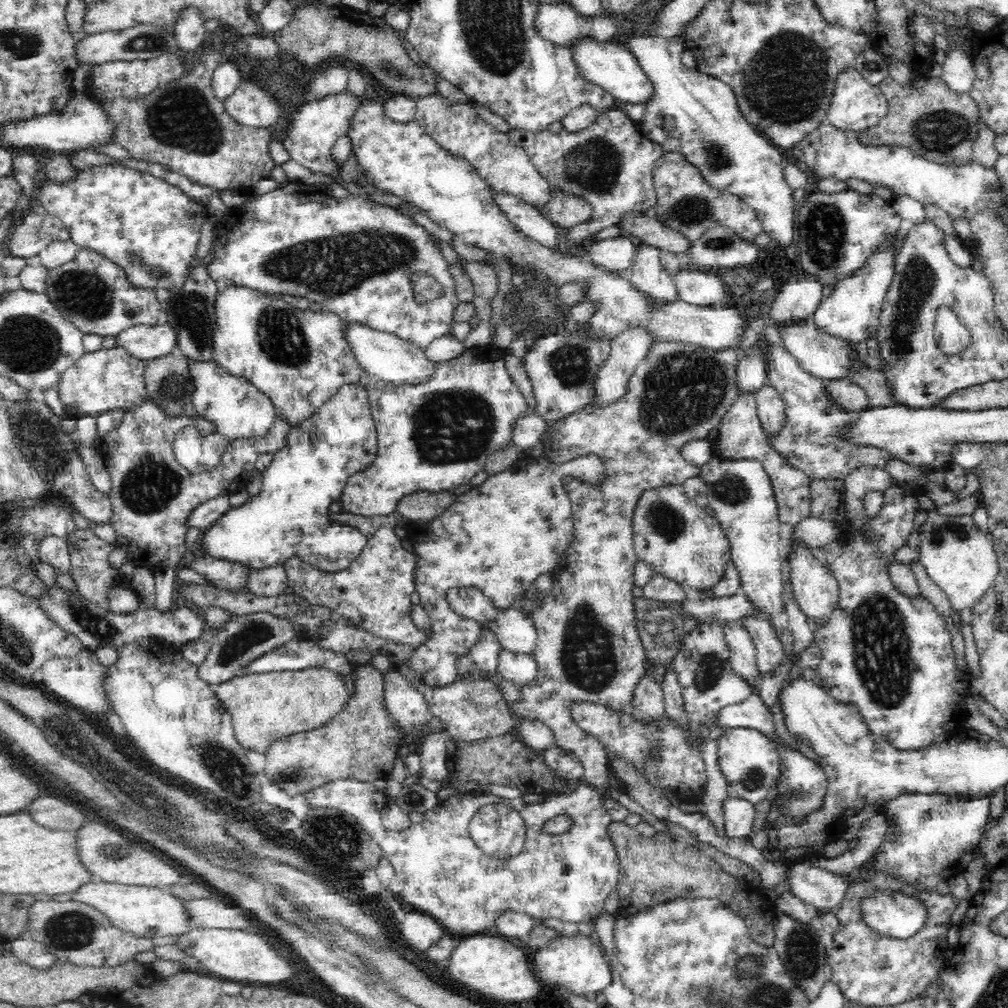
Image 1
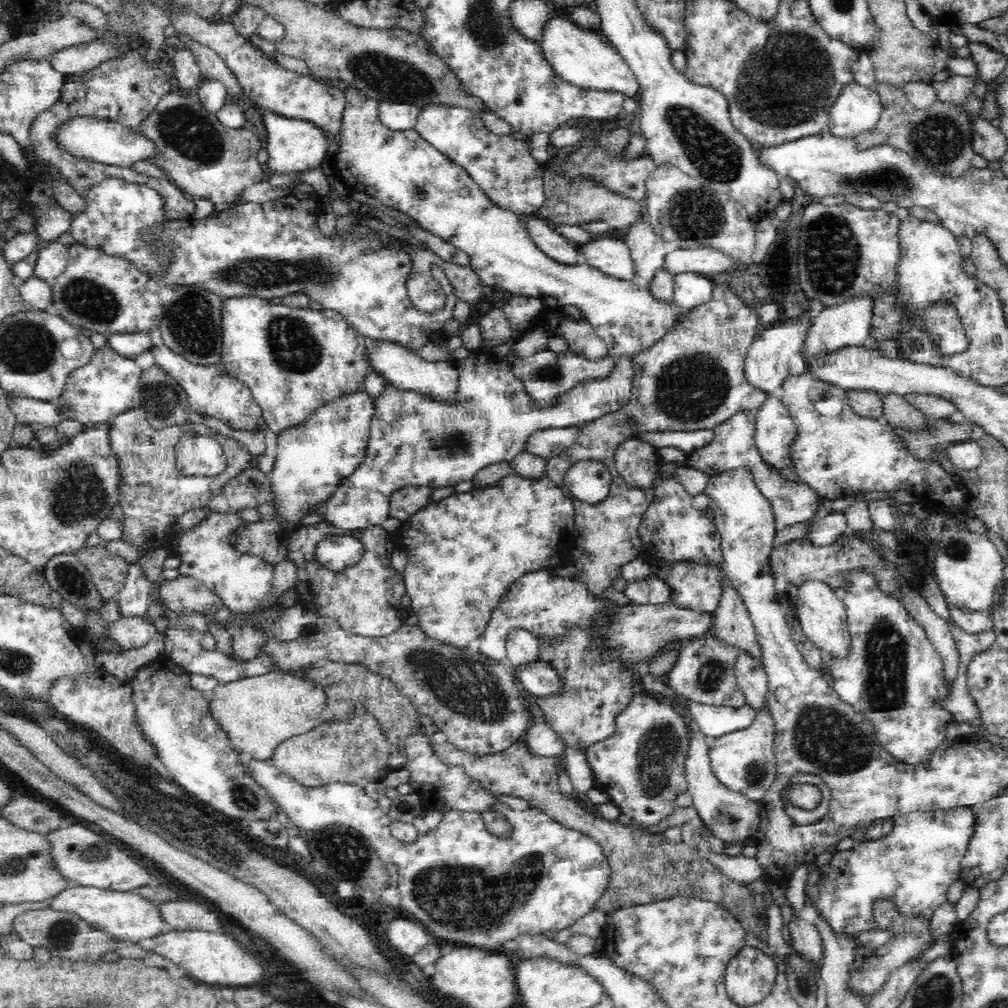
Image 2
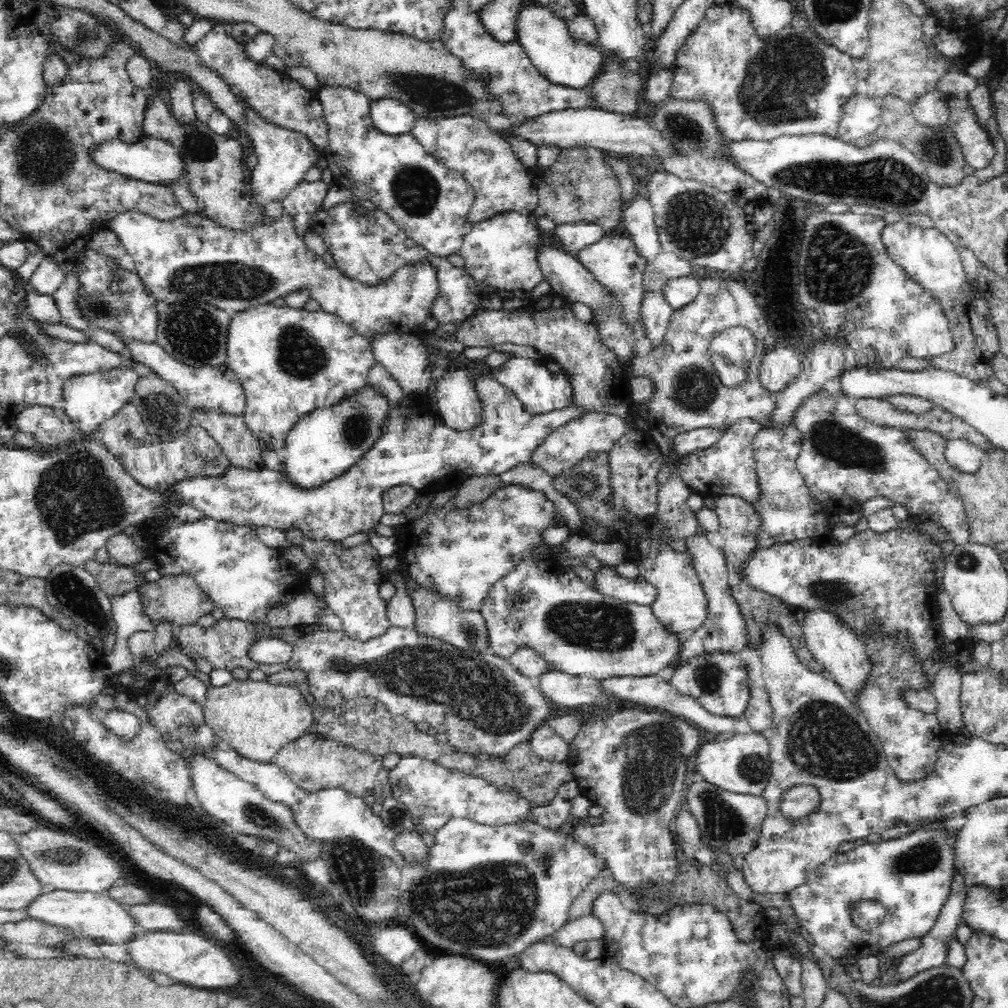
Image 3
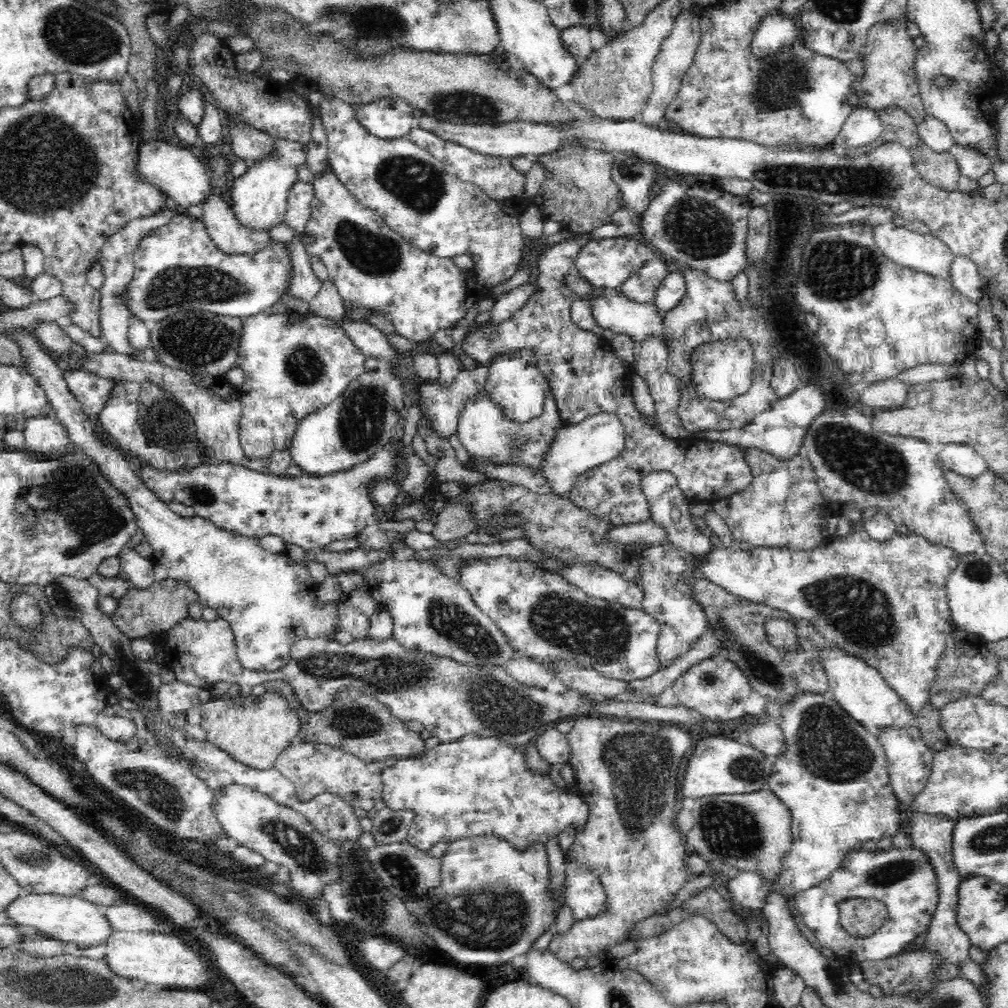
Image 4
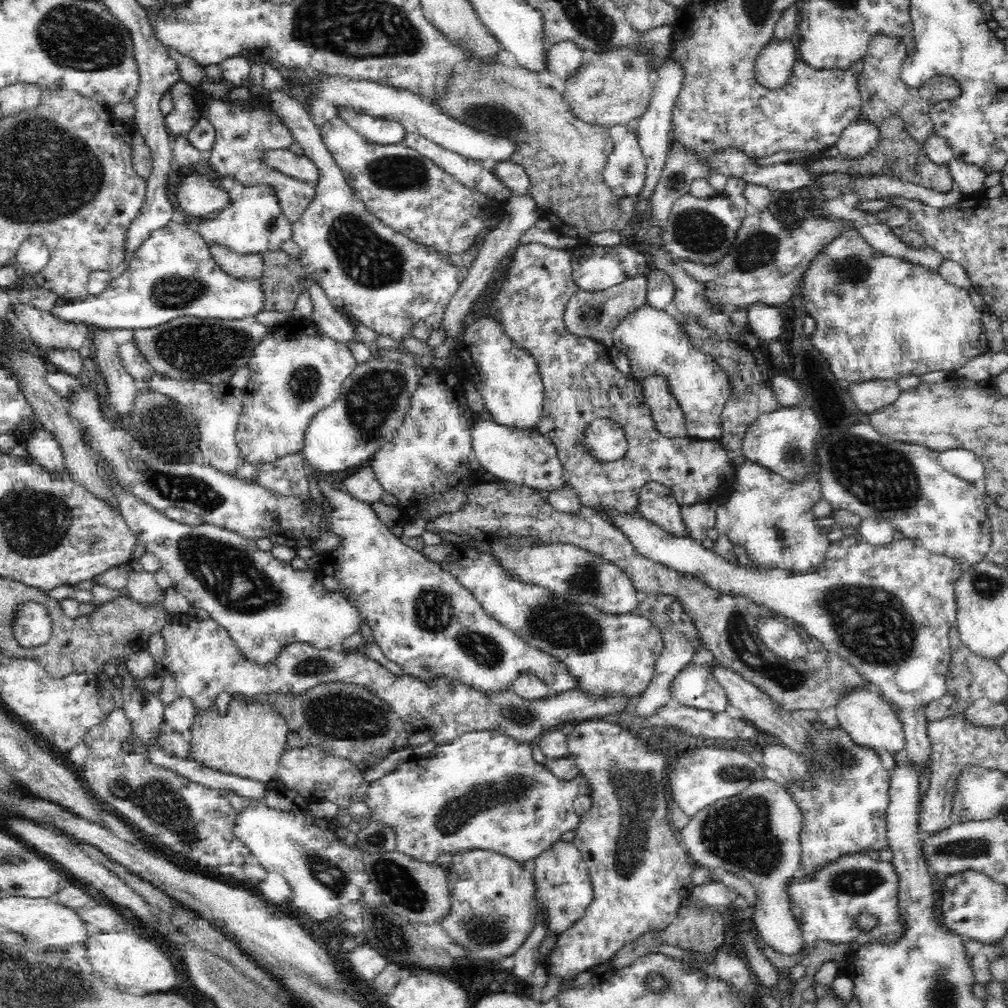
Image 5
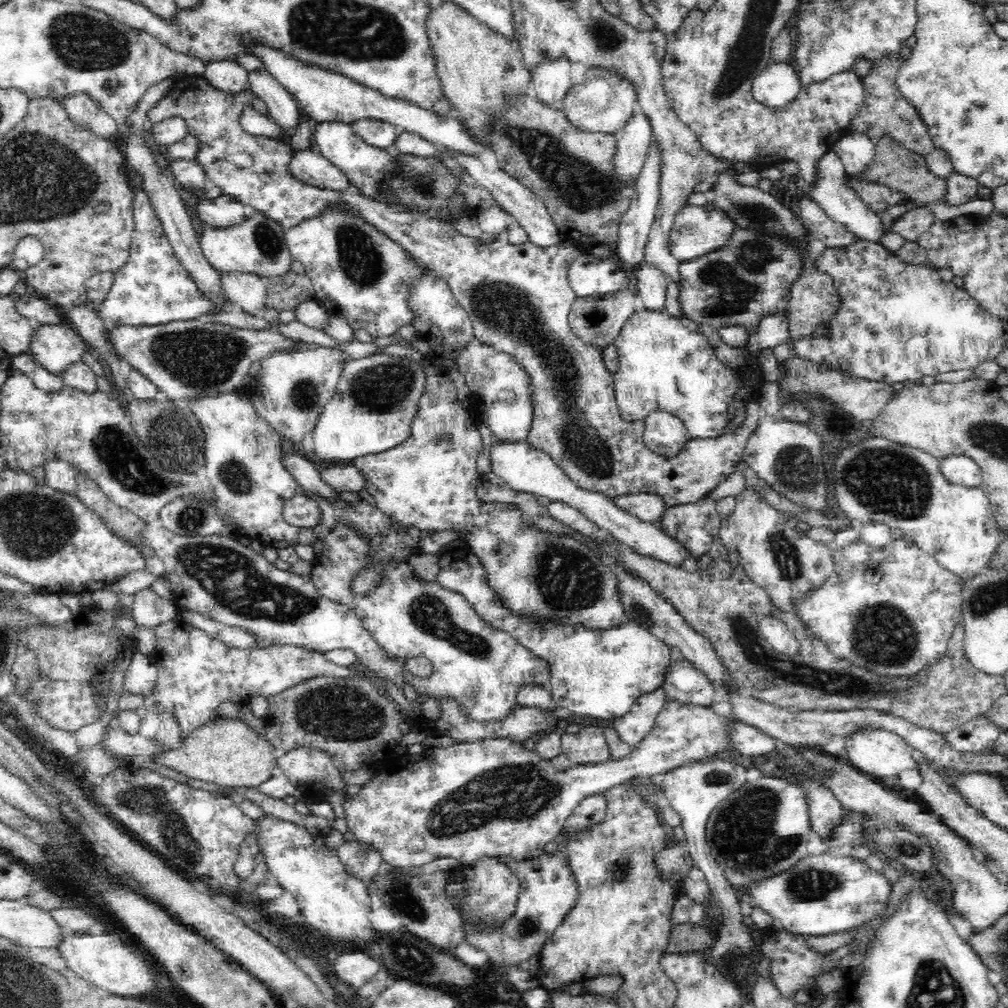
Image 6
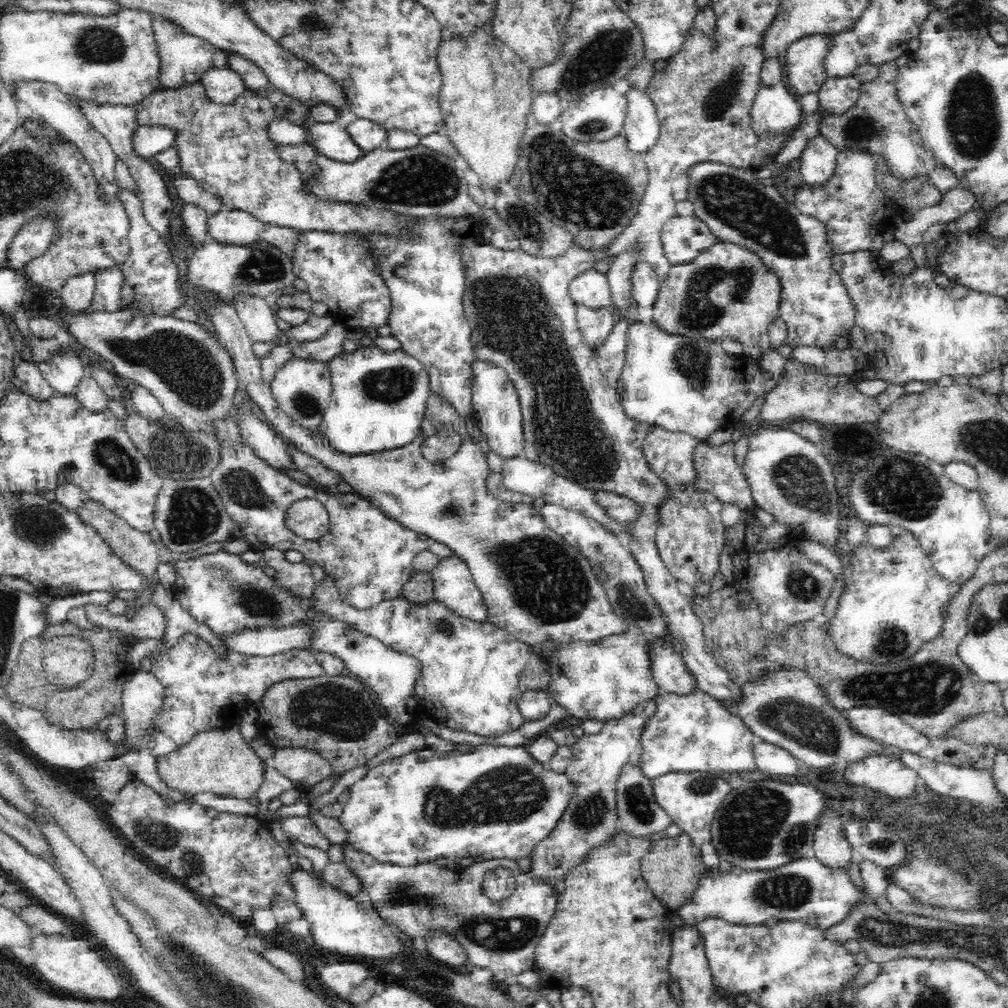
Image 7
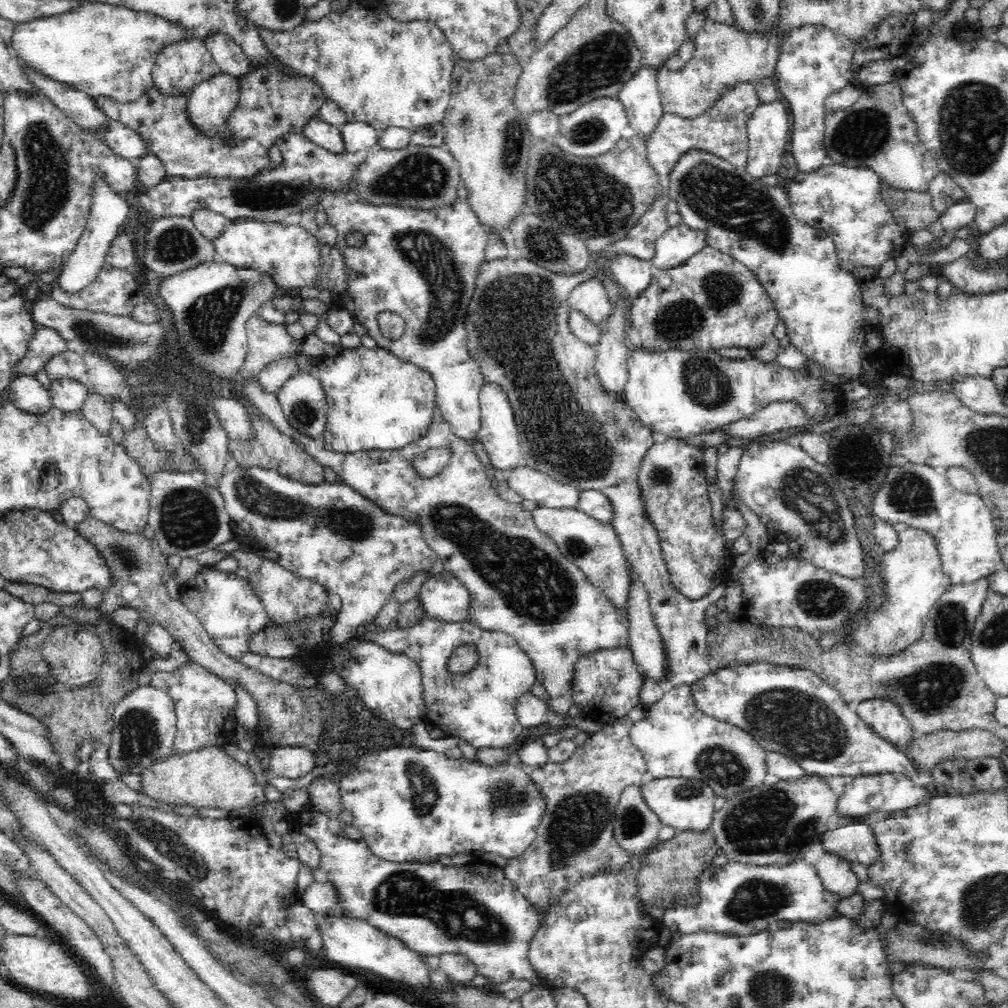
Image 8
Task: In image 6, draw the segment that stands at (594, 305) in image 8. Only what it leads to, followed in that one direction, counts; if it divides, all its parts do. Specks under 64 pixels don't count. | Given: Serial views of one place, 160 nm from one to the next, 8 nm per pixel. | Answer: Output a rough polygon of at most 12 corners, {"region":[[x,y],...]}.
{"region":[[584,250],[568,267],[576,297],[604,299],[633,284],[613,258]]}

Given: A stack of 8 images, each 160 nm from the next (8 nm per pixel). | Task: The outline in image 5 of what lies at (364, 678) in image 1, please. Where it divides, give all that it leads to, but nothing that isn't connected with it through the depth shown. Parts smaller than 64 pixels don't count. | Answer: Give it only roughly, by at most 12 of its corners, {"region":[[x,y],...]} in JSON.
{"region":[[320,747],[286,748],[277,777],[294,793],[341,806],[372,780]]}

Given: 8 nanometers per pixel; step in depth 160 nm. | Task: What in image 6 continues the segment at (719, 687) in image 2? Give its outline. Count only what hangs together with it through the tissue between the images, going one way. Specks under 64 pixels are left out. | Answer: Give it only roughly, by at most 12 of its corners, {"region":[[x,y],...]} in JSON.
{"region":[[686,659],[671,662],[667,697],[700,707],[713,703],[712,680]]}

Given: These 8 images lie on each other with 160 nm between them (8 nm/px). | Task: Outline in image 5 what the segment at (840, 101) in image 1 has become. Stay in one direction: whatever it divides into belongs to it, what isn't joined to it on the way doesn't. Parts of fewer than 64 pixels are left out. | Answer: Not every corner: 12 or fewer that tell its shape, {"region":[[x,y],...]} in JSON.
{"region":[[856,120],[835,145],[839,156],[862,158],[880,140],[878,126]]}

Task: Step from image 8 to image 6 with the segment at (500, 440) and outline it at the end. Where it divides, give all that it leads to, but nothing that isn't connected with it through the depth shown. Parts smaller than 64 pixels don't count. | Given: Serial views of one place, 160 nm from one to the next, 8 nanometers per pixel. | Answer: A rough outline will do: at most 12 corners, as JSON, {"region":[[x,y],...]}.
{"region":[[470,340],[457,360],[472,404],[499,440],[526,441],[531,377]]}

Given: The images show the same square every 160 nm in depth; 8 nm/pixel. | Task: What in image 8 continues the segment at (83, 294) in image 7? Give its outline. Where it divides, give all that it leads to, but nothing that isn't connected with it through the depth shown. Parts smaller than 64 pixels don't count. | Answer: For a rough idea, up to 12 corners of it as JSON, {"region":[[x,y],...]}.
{"region":[[94,176],[88,222],[58,279],[69,294],[96,280],[130,210]]}

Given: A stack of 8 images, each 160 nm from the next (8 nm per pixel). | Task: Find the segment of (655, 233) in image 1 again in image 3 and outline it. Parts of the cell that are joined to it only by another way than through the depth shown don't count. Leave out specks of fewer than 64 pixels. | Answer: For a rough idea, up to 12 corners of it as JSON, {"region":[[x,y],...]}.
{"region":[[598,148],[560,149],[533,217],[620,225],[620,183]]}

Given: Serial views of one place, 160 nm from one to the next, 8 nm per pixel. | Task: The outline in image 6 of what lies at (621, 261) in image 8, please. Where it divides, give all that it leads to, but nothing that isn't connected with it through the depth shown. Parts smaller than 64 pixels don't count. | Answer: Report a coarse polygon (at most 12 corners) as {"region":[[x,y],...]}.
{"region":[[643,263],[633,273],[640,307],[665,308],[669,280]]}

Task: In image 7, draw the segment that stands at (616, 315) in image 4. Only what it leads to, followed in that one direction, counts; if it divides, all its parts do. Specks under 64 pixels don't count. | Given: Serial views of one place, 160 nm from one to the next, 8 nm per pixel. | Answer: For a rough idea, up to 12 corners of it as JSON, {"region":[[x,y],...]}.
{"region":[[630,321],[617,394],[699,441],[778,379],[716,341]]}

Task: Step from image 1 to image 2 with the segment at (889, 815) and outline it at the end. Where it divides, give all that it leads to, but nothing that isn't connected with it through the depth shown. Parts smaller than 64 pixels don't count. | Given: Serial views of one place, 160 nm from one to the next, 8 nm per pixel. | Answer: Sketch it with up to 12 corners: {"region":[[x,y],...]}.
{"region":[[972,806],[898,812],[879,840],[813,868],[807,898],[836,932],[872,900],[933,914],[960,879]]}

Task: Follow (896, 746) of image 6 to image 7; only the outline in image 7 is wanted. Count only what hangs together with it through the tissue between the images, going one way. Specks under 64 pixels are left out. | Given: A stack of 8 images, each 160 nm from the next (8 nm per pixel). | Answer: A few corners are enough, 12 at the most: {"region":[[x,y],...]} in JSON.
{"region":[[898,748],[868,753],[841,772],[890,798],[912,796],[918,774]]}

